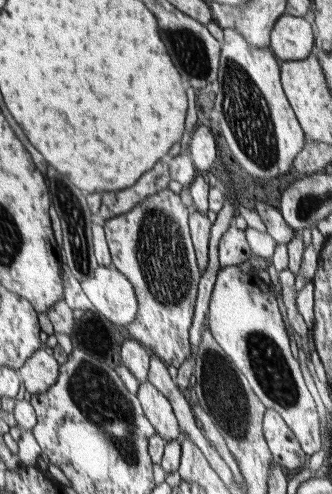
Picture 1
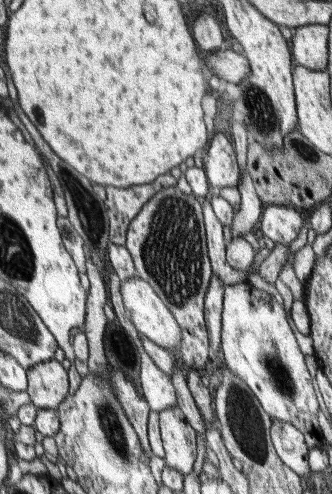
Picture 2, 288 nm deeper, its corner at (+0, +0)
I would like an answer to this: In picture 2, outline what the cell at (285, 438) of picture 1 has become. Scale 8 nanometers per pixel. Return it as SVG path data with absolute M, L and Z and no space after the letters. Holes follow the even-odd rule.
M273 420L271 442L275 446L277 456L283 460L285 466L289 466L295 474L305 478L307 474L311 474L307 468L307 442L301 430L297 430L293 424Z

